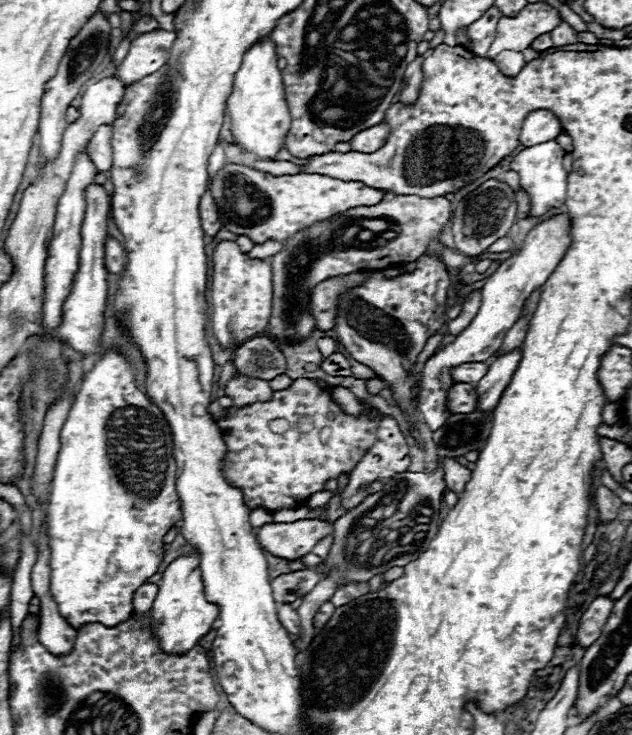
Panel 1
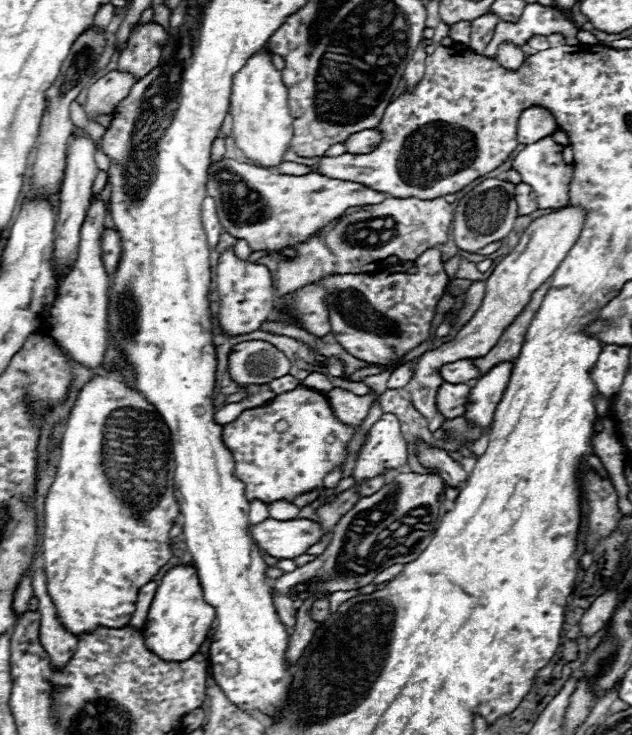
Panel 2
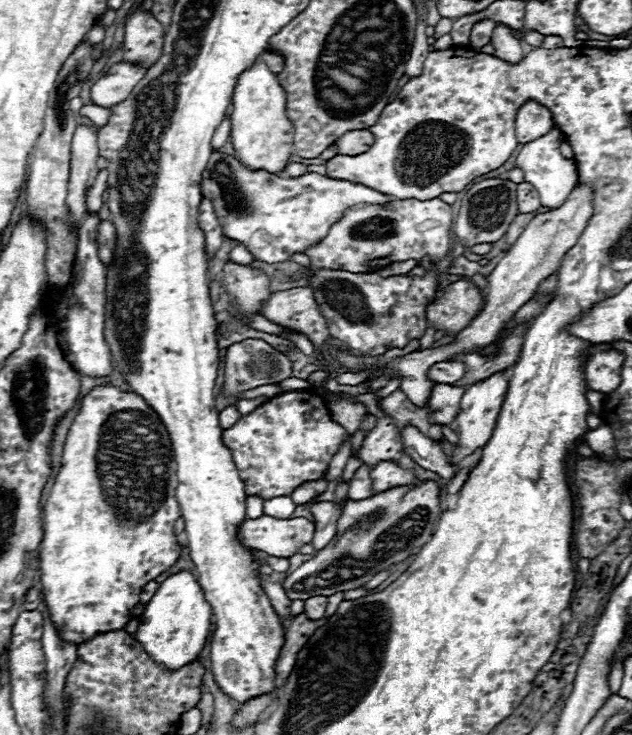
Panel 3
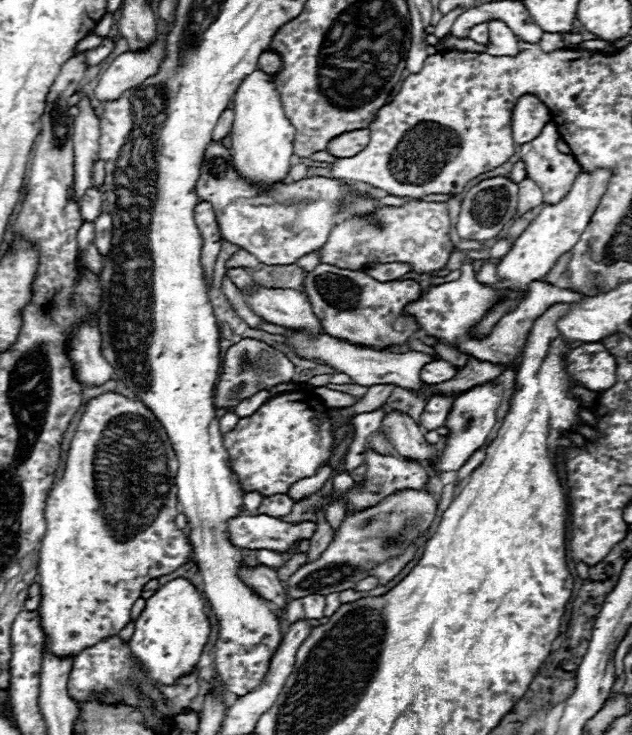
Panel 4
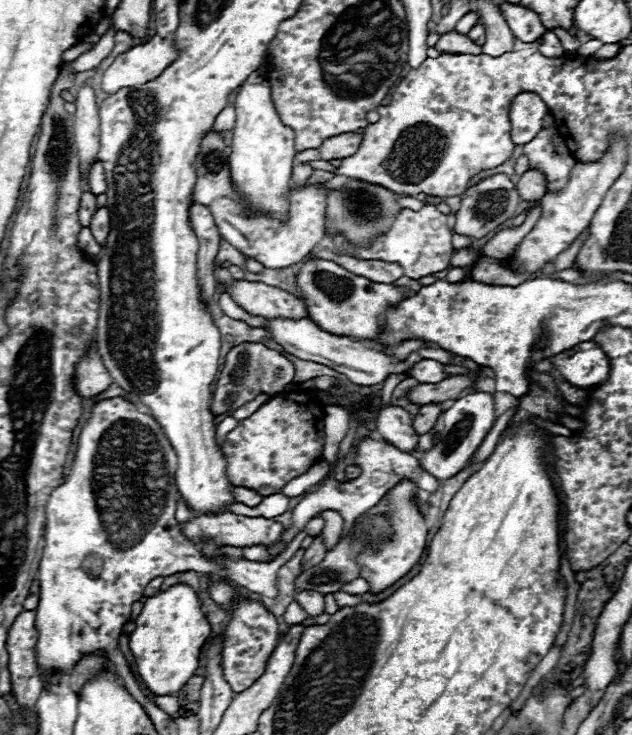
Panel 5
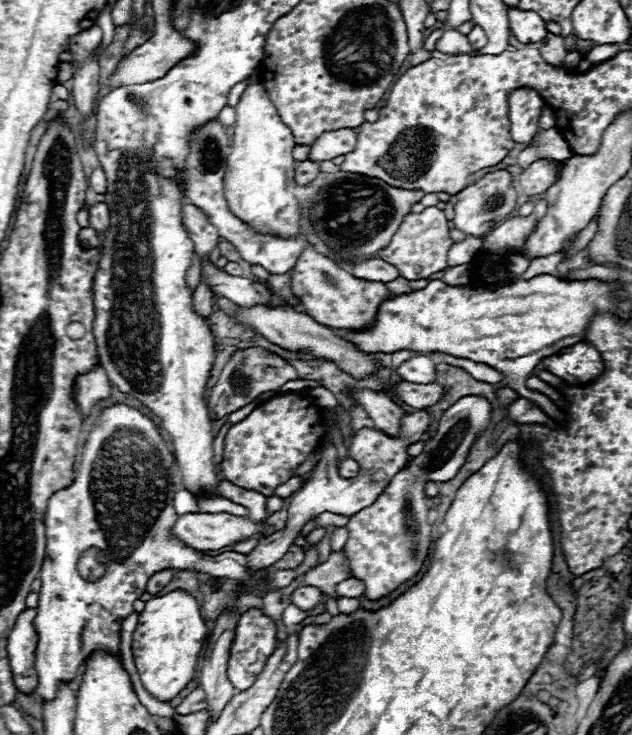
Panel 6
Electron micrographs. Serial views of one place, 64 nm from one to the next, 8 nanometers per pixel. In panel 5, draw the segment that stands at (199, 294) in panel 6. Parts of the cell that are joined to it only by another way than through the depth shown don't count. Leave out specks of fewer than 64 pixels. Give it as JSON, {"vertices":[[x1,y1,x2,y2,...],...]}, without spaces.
{"vertices":[[192,204,190,208,190,224,198,238,198,286,202,290,202,300,208,300,216,294,216,278,214,278,214,258,220,246,220,234,212,220,212,214,206,206]]}

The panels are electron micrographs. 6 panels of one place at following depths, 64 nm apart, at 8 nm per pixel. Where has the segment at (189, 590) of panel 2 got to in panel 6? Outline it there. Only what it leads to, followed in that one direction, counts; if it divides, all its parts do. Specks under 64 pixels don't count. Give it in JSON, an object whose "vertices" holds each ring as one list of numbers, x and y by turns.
{"vertices":[[174,590,166,596,146,602,132,636,132,654,140,682,150,692,150,696,160,702,168,702,178,696,182,688,186,688,186,684,194,678,198,654,208,634,210,630,204,624,198,604,190,594]]}

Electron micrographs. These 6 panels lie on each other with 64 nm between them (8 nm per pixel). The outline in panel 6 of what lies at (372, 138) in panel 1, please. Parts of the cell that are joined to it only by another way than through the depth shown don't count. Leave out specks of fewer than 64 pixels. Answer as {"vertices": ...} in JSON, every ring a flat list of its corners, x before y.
{"vertices":[[340,128,336,132,322,132,310,146,308,160,322,162,352,152,356,146,356,132,352,128]]}

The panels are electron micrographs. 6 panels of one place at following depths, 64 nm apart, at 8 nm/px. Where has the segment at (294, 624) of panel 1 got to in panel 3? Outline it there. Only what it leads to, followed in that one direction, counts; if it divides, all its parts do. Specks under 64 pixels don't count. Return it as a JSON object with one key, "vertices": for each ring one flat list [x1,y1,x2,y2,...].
{"vertices":[[260,576,260,582,262,582,262,588,266,592,266,596,270,598,272,606,276,608,276,612,284,618,290,618,290,598,286,596,284,588,280,582,272,582,268,576]]}

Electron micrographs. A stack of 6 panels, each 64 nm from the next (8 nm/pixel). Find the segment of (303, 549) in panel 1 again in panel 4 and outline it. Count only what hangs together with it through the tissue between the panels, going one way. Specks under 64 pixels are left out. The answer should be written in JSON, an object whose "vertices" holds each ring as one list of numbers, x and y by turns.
{"vertices":[[234,516,228,520,230,542,238,548,284,552,296,540,310,540,316,532,316,522,288,524,272,516]]}

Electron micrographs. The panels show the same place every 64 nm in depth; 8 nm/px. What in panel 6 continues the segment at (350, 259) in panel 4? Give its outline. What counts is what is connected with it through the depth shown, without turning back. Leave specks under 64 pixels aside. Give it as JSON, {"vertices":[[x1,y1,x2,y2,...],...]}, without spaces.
{"vertices":[[430,206,420,214,408,214,404,218,404,222,400,224,400,228,396,230,396,234,392,236,390,244,382,250,378,250,374,254,374,258,382,258,384,262,392,264,398,268,400,276,406,280,420,280,420,278,428,278,434,272,444,270,446,264,446,254,452,246,452,238,450,238,450,224,448,218,444,214,444,210]]}

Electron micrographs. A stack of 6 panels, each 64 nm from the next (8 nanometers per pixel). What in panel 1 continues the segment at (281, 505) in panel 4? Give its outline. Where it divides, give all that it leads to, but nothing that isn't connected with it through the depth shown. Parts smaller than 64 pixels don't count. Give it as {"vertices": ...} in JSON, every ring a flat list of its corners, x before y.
{"vertices":[[282,508,282,510,274,510,272,512,276,516,278,522,294,522,294,520,302,520,308,518,308,508]]}

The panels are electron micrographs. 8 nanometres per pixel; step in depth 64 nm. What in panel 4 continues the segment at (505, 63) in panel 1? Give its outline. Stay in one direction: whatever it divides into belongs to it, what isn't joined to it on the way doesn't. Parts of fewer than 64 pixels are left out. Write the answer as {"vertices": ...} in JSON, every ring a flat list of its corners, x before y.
{"vertices":[[488,20,488,44,486,52,492,56,516,56,518,50,518,38,514,32,502,22,502,20]]}

